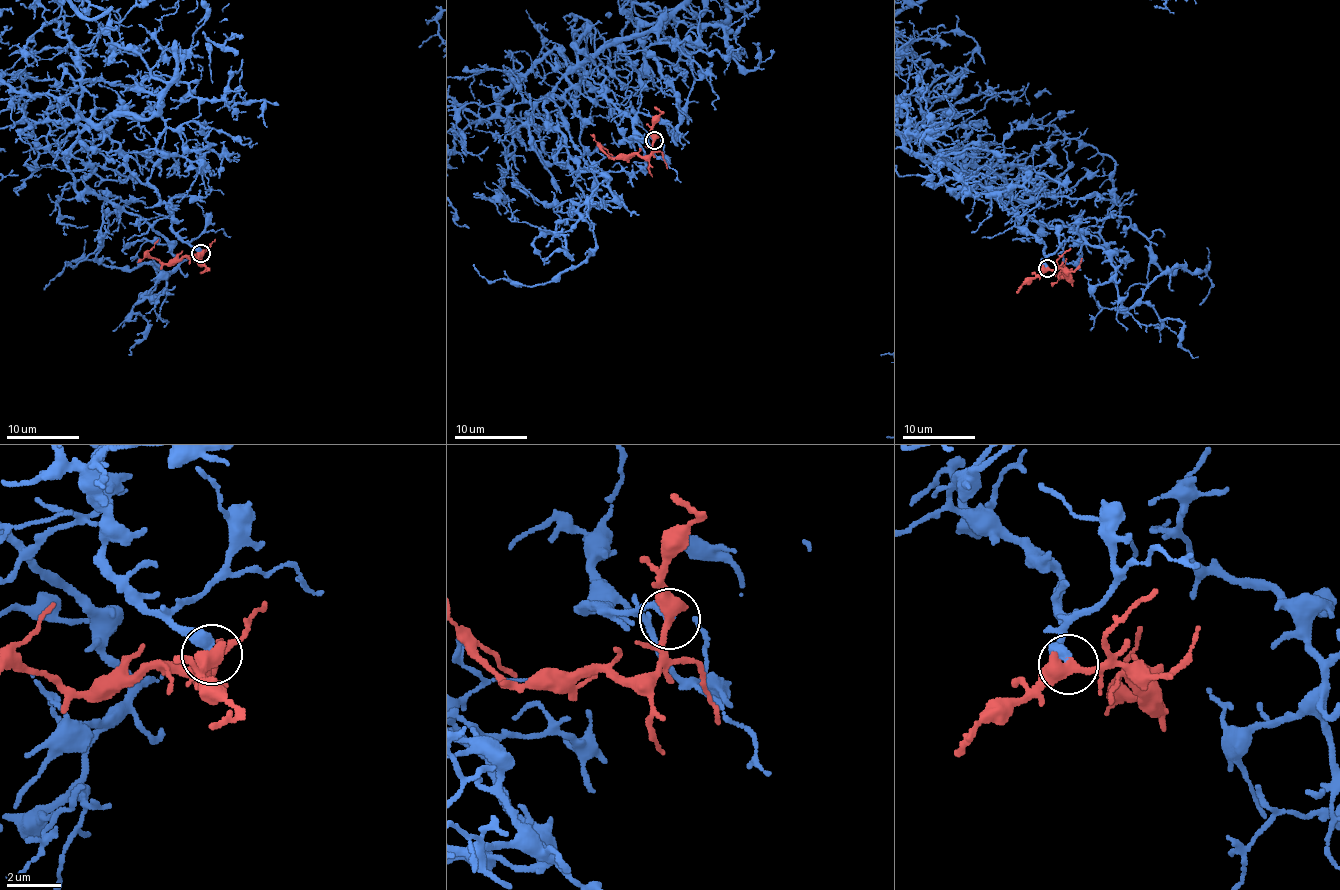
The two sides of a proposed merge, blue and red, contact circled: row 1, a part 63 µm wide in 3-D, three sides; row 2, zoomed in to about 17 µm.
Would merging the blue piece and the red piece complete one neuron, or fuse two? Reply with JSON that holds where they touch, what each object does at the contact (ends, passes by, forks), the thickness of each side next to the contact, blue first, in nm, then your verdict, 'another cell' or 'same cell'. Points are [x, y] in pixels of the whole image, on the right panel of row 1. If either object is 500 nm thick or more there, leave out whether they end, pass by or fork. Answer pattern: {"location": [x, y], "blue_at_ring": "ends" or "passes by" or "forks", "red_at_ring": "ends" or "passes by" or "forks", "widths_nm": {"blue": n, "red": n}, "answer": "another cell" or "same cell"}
{"location": [1047, 268], "blue_at_ring": "ends", "red_at_ring": "passes by", "widths_nm": {"blue": 440, "red": 440}, "answer": "same cell"}

